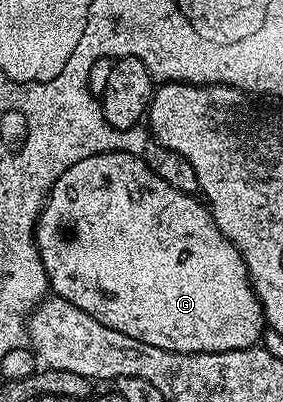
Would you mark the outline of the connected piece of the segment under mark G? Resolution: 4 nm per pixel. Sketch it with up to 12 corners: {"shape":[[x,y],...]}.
{"shape":[[112,149],[65,169],[50,290],[190,355],[263,306],[195,195]]}

